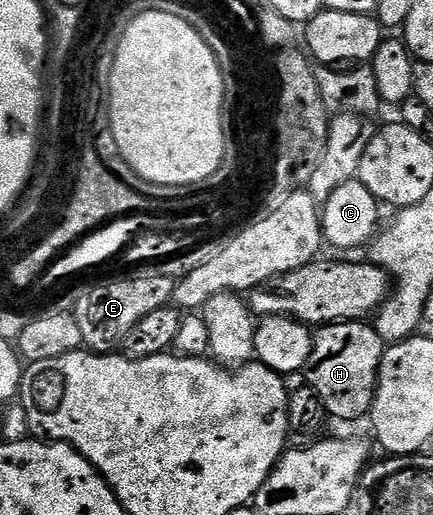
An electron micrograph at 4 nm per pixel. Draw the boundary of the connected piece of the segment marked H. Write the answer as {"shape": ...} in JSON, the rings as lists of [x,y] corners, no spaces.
{"shape":[[[366,321],[333,322],[318,327],[312,337],[305,382],[319,399],[320,407],[343,422],[351,422],[362,414],[364,417],[375,395],[375,377],[379,375],[384,349],[385,343]]]}

